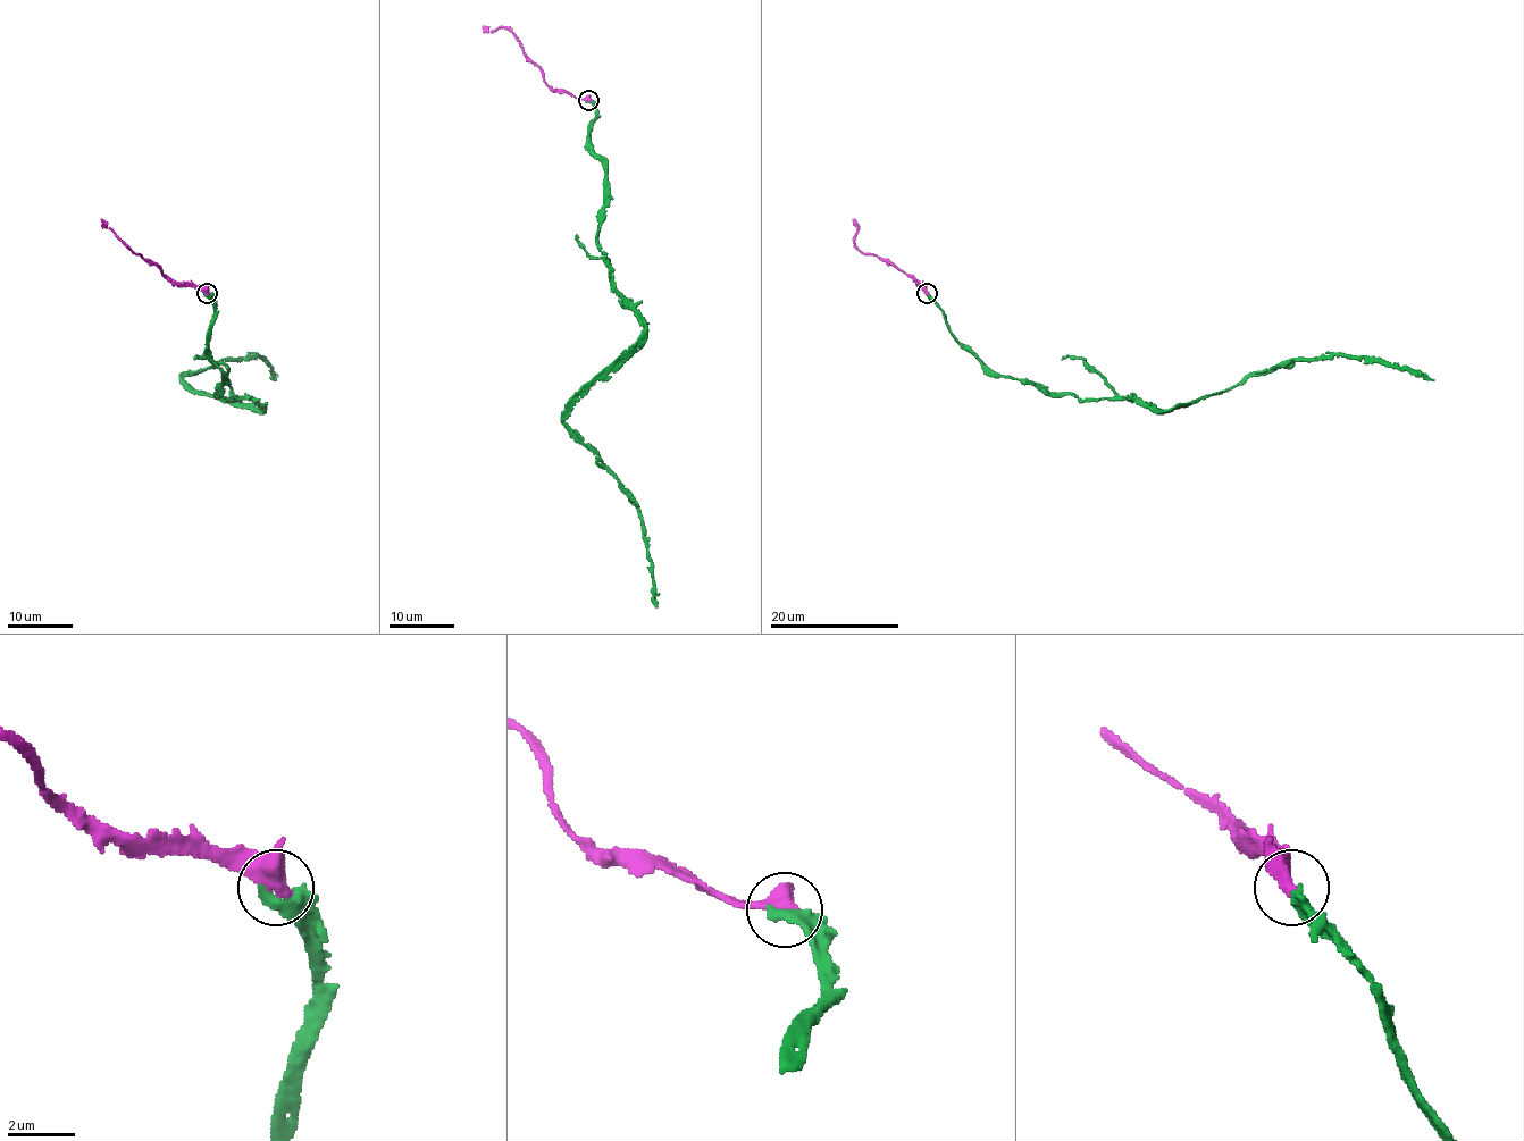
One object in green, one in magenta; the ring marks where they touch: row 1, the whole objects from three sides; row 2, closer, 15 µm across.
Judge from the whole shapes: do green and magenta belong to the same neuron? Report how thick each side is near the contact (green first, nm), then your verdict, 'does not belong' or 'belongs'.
360/400 nm | belongs

